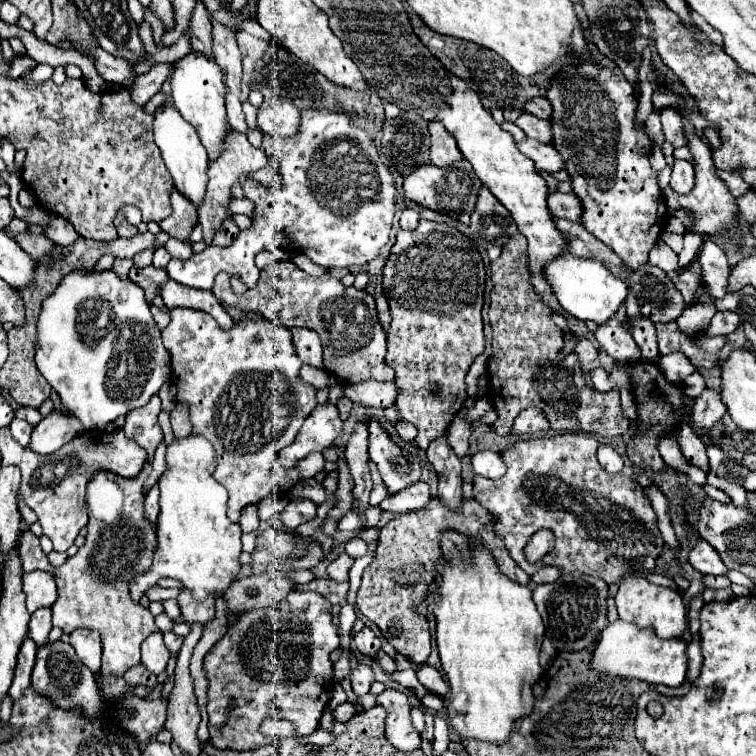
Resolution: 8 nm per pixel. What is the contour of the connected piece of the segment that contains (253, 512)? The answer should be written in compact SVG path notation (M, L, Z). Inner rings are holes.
M249 504L247 508L243 508L239 524L243 528L243 532L255 532L259 528L259 514L257 514L257 506Z

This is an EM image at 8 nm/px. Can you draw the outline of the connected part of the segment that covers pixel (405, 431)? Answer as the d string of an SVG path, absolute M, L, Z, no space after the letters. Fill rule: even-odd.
M399 420L397 424L395 424L395 428L397 428L397 432L399 432L399 436L401 436L401 440L403 442L413 442L415 440L415 436L417 436L417 428L413 426L413 424L409 424L409 422L403 422L403 420Z

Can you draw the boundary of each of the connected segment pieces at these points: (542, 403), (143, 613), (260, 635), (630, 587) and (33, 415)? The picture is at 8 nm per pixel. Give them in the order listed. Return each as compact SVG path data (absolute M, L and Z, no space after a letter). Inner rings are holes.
M515 234L501 250L501 256L491 262L491 280L493 280L493 292L491 292L491 308L489 308L489 320L493 328L493 354L489 358L487 374L491 376L491 382L487 386L487 396L493 400L495 410L499 414L493 428L497 434L505 436L511 434L515 416L529 408L541 408L545 412L545 418L549 420L553 430L577 430L595 434L601 438L615 438L627 432L629 420L621 412L619 404L619 392L597 392L587 386L583 368L575 354L569 354L563 358L559 352L563 348L563 334L561 328L557 328L551 322L551 308L541 300L541 296L535 292L531 284L531 272L529 272L529 256L527 256L527 238L523 234Z
M153 396L143 408L137 408L135 412L127 414L123 432L125 432L127 438L135 440L147 452L147 462L145 462L143 470L135 478L121 478L121 476L111 474L111 472L97 472L87 486L87 510L89 510L87 528L89 528L89 532L87 532L85 544L77 550L75 556L67 558L67 562L63 566L55 568L55 566L49 564L49 566L43 568L55 578L57 590L59 590L59 598L51 606L53 626L59 626L67 634L73 632L75 628L91 628L91 630L97 630L101 634L103 668L101 668L99 674L103 678L109 678L109 676L119 678L129 668L139 664L139 646L141 646L141 642L151 632L157 630L155 618L151 616L149 608L143 608L139 602L133 602L133 598L129 594L129 580L133 580L137 574L145 574L153 566L153 554L157 550L157 526L151 524L143 514L143 502L145 502L143 486L147 482L147 476L151 474L153 454L155 454L157 446L163 442L163 430L157 424L159 410L161 410L161 400L159 400L159 396Z
M293 590L289 594L289 598L279 604L277 608L253 608L249 612L243 612L241 618L229 626L227 634L209 650L209 654L205 656L203 660L203 672L207 676L207 682L209 682L209 690L207 690L207 714L209 714L209 732L211 732L211 744L219 750L257 750L257 748L263 748L267 744L273 744L269 738L261 736L259 732L259 724L263 722L265 716L279 716L279 718L287 718L289 722L293 722L297 726L297 734L299 738L301 736L309 736L313 732L319 730L319 724L321 724L321 716L323 716L323 710L331 698L331 692L333 692L333 686L335 686L335 680L333 680L333 664L329 660L329 654L339 648L339 638L337 638L337 630L333 626L333 616L331 616L331 602L317 594L317 592L311 592L311 590ZM269 702L275 702L277 704L277 710L273 710L269 706Z
M629 576L629 578L621 580L615 602L617 602L617 612L619 612L621 620L631 622L641 630L651 628L655 632L655 636L659 636L661 640L681 638L681 634L687 628L687 610L685 610L681 596L671 588L655 586L645 578Z
M19 408L17 412L15 412L15 418L19 418L19 420L25 420L25 422L29 422L31 426L35 426L39 420L41 420L41 414L39 414L39 410L35 410L35 408Z

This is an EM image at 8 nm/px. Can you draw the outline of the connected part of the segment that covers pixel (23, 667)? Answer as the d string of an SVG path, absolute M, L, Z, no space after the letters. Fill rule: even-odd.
M25 640L23 648L19 650L19 660L17 660L17 668L15 668L15 678L13 684L9 688L9 698L15 702L23 696L27 684L31 684L31 672L35 666L35 656L37 656L39 646L33 640Z

